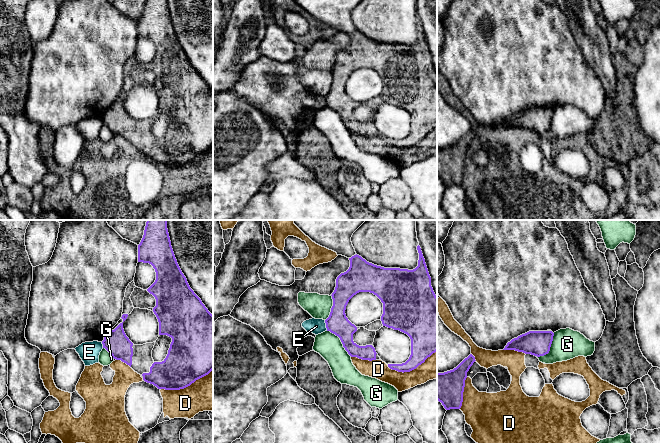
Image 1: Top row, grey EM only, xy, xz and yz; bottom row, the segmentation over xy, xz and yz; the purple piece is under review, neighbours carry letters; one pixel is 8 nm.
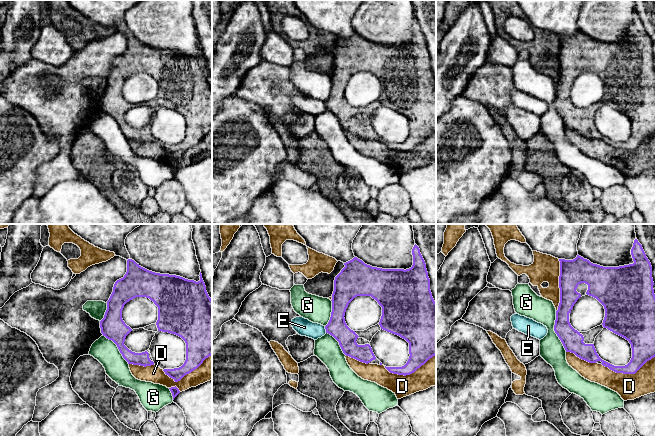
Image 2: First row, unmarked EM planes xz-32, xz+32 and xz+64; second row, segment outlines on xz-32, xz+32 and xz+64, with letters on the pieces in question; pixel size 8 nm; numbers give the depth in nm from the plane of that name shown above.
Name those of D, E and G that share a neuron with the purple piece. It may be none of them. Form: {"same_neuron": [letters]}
{"same_neuron": []}

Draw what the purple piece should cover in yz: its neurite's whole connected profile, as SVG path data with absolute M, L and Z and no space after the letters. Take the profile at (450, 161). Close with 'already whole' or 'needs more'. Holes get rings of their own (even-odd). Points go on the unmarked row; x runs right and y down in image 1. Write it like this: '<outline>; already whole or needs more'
M470 130L453 146L437 149L437 176L446 186L461 184L467 148L475 137Z; already whole

